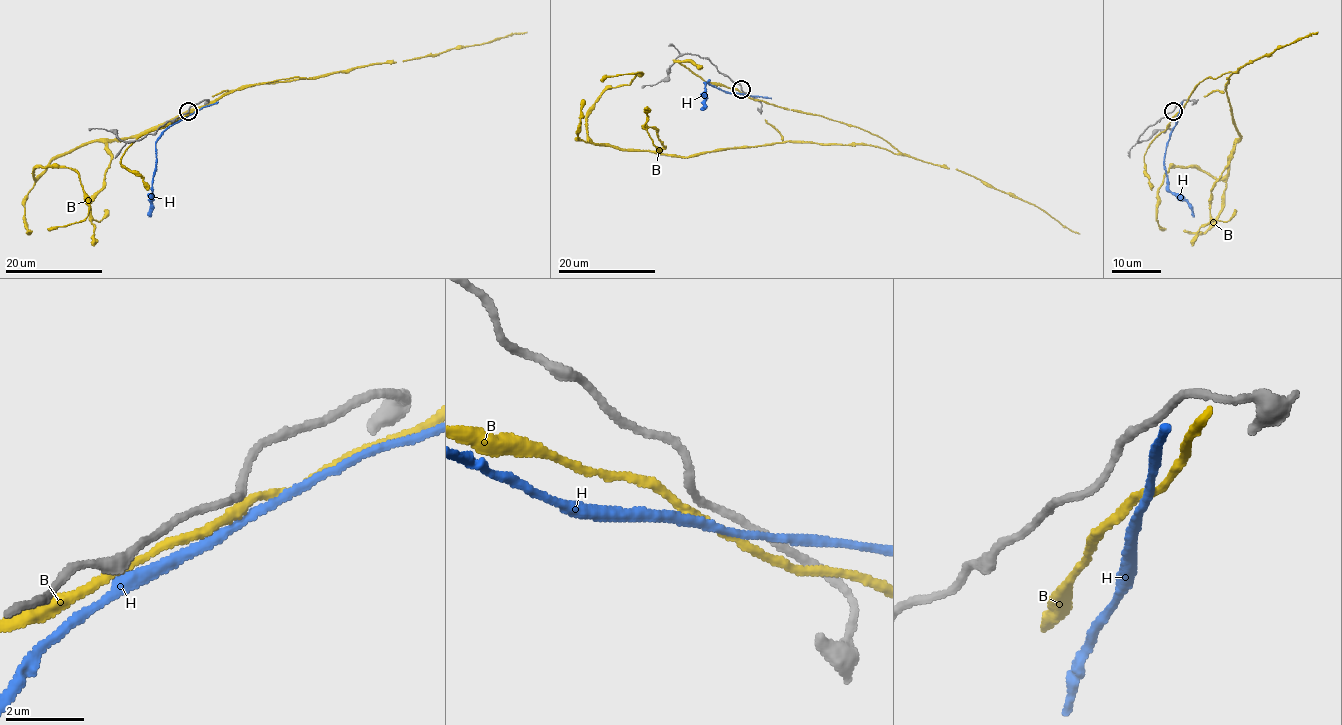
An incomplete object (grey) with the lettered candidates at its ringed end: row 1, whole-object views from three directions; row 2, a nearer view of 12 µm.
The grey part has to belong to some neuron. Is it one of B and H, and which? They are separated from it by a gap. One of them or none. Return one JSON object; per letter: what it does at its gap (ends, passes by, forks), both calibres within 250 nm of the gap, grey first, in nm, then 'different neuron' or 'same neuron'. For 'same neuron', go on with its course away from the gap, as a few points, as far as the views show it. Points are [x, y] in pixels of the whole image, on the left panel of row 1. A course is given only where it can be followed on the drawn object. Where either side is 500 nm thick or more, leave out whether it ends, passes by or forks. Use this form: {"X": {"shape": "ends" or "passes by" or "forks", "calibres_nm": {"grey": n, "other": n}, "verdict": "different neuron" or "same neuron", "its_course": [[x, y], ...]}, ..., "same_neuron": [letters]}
{"B": {"shape": "passes by", "calibres_nm": {"grey": 180, "other": 220}, "verdict": "same neuron", "its_course": [[188, 113], [345, 71], [243, 85], [57, 156], [34, 178], [73, 169], [89, 207], [47, 229]]}, "H": {"shape": "passes by", "calibres_nm": {"grey": 180, "other": 200}, "verdict": "different neuron"}, "same_neuron": ["B"]}

